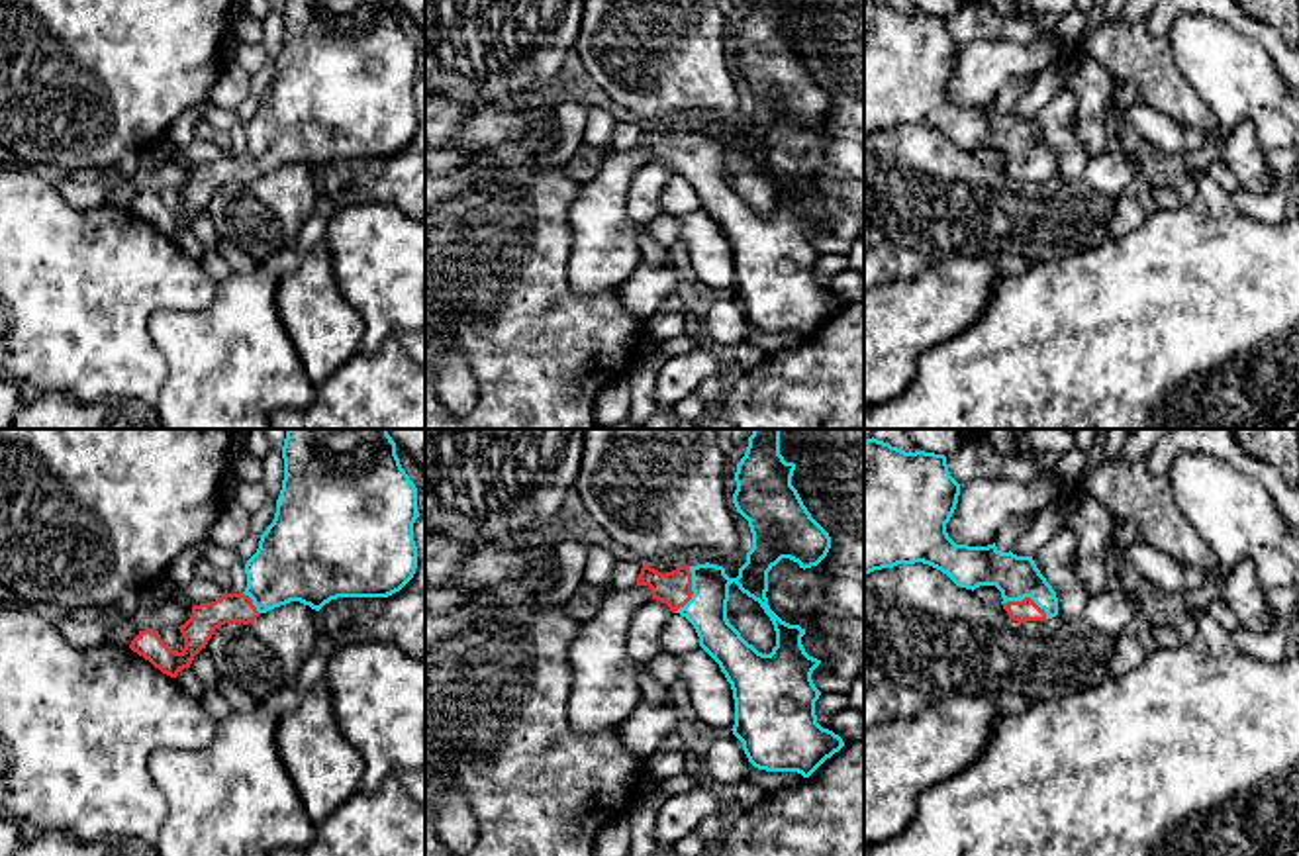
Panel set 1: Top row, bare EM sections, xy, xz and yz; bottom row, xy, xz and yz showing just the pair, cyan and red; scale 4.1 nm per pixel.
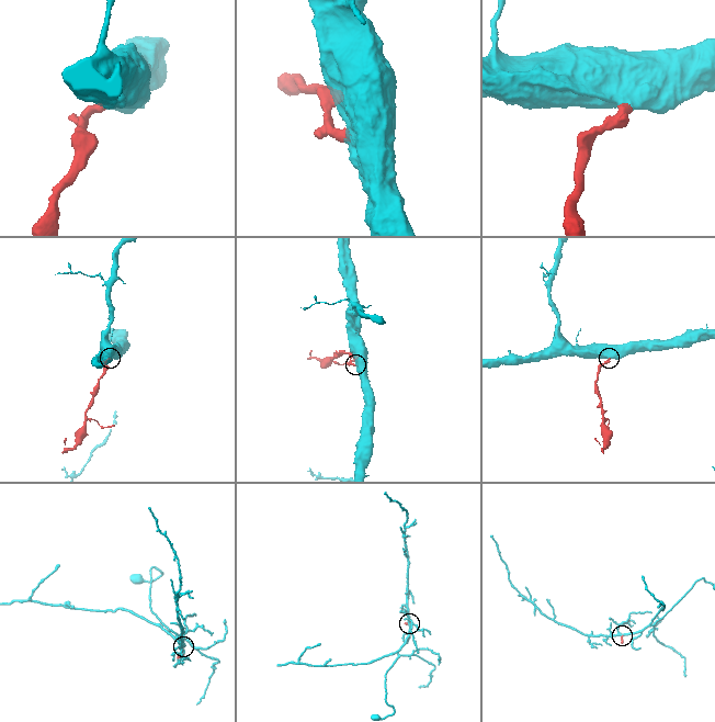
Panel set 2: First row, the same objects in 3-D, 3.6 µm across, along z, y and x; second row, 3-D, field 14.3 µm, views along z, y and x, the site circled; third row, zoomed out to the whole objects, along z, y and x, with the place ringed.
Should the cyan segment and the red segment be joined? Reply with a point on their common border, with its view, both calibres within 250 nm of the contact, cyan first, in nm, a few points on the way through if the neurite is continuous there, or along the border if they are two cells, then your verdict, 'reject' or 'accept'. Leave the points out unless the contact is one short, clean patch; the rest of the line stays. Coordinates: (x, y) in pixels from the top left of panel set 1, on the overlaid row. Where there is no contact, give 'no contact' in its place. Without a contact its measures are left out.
meets cyan in yz at (1027, 596); 180 nm thick on the cyan side, 90 nm on the other; runs through yz (1015, 576), (1027, 596), (1027, 610); accept

